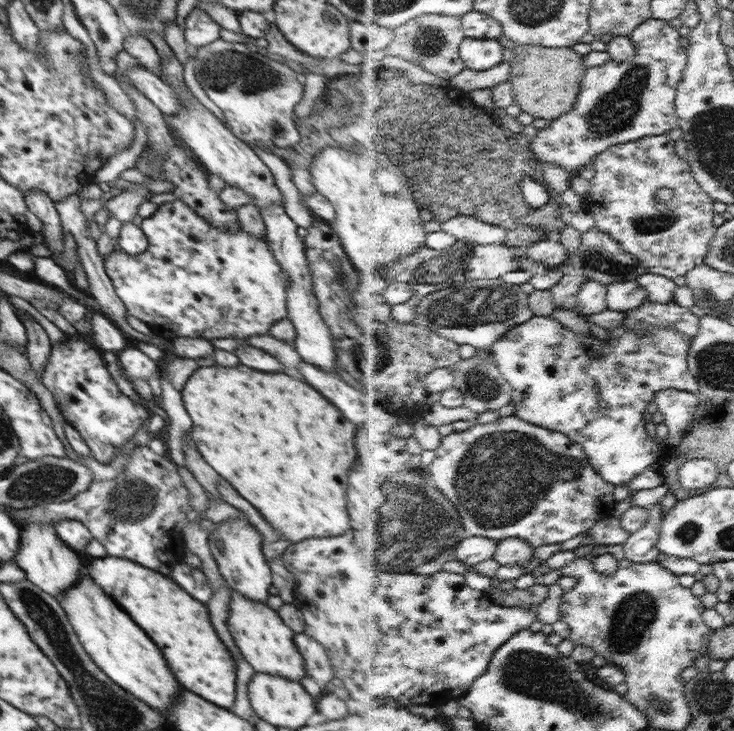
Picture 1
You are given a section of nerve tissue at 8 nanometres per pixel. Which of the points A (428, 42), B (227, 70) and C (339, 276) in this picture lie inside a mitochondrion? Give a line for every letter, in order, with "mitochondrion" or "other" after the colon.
A: mitochondrion
B: mitochondrion
C: mitochondrion

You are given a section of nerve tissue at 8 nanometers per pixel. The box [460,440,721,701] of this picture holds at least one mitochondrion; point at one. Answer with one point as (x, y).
(627, 627)

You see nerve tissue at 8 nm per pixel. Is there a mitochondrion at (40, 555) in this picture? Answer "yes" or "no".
no

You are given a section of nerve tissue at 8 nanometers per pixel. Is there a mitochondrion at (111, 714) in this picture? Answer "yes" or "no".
yes

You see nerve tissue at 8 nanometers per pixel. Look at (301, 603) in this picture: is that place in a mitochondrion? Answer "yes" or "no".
no

